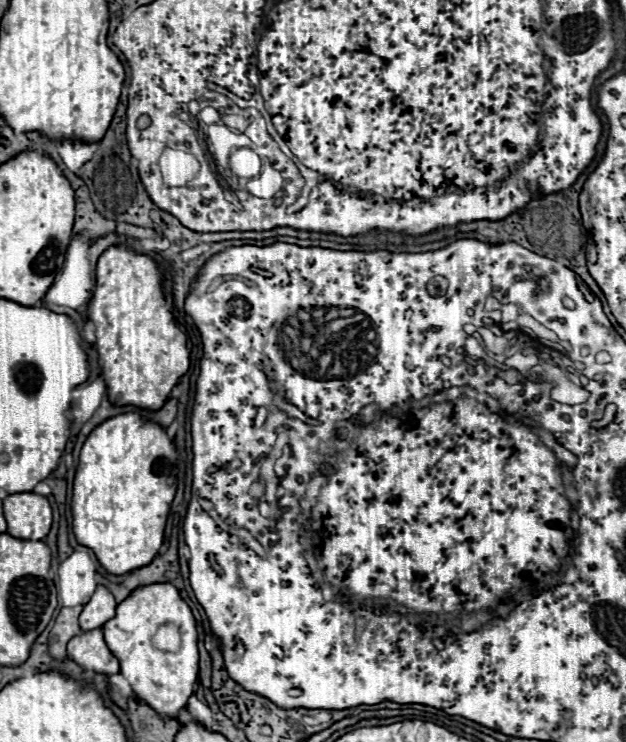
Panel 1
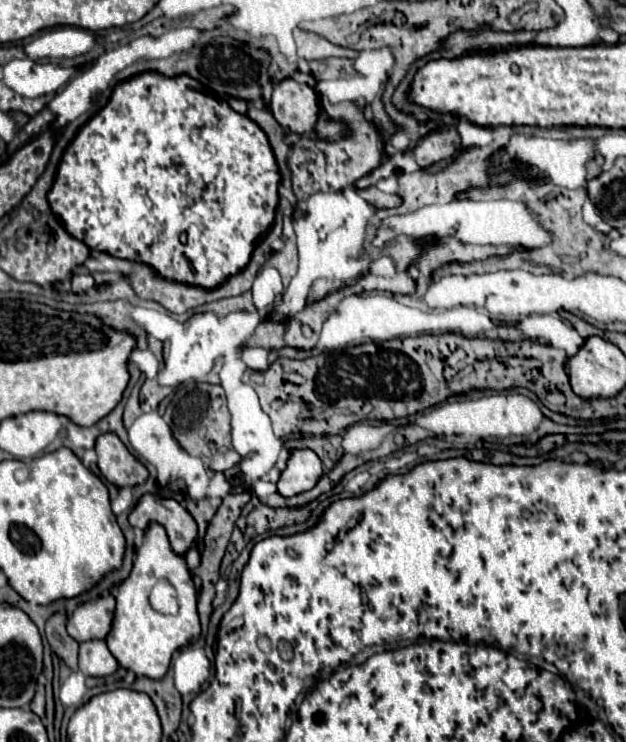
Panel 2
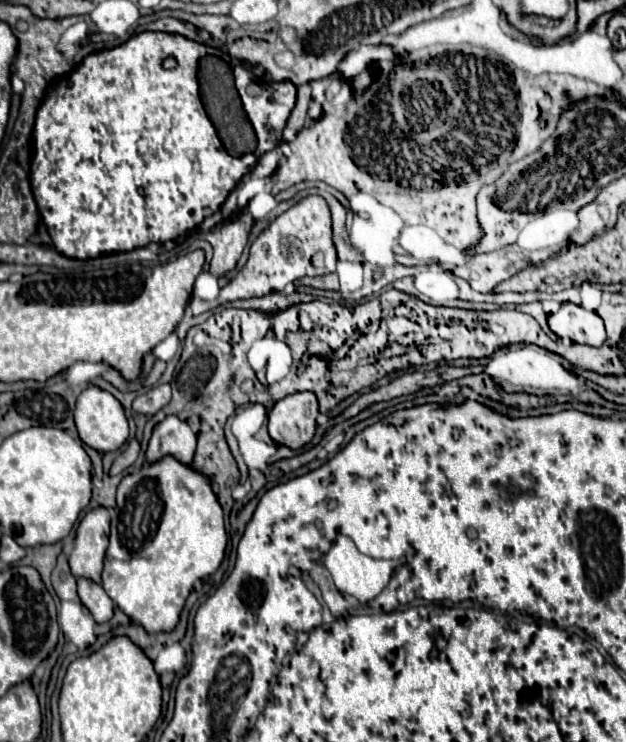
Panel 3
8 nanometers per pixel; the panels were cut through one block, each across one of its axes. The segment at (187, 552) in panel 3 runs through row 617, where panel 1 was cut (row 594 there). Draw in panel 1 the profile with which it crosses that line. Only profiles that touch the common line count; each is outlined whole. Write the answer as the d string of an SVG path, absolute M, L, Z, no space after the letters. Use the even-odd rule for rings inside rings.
M170 582L140 586L116 606L116 616L106 622L102 630L108 648L120 660L120 672L130 682L136 696L152 706L160 716L176 718L178 712L186 708L188 698L194 692L194 682L198 678L196 620L190 606L180 598L176 586L172 586ZM164 622L174 622L182 632L182 646L178 654L150 648L150 634Z

